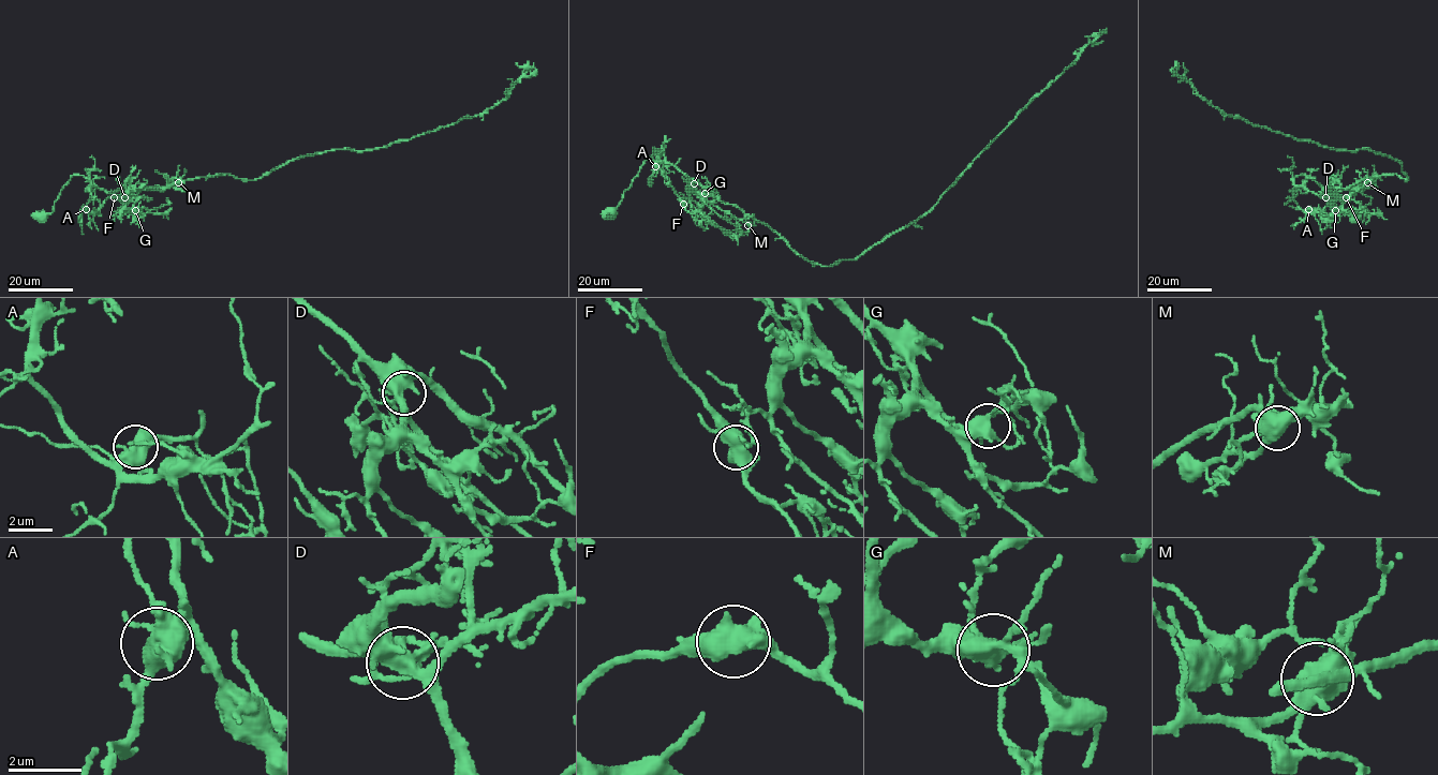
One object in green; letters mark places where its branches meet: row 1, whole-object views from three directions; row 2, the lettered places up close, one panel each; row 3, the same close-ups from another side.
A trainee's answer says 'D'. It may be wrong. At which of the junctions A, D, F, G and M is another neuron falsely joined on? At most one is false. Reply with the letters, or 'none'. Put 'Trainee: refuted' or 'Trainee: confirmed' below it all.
none
Trainee: refuted

